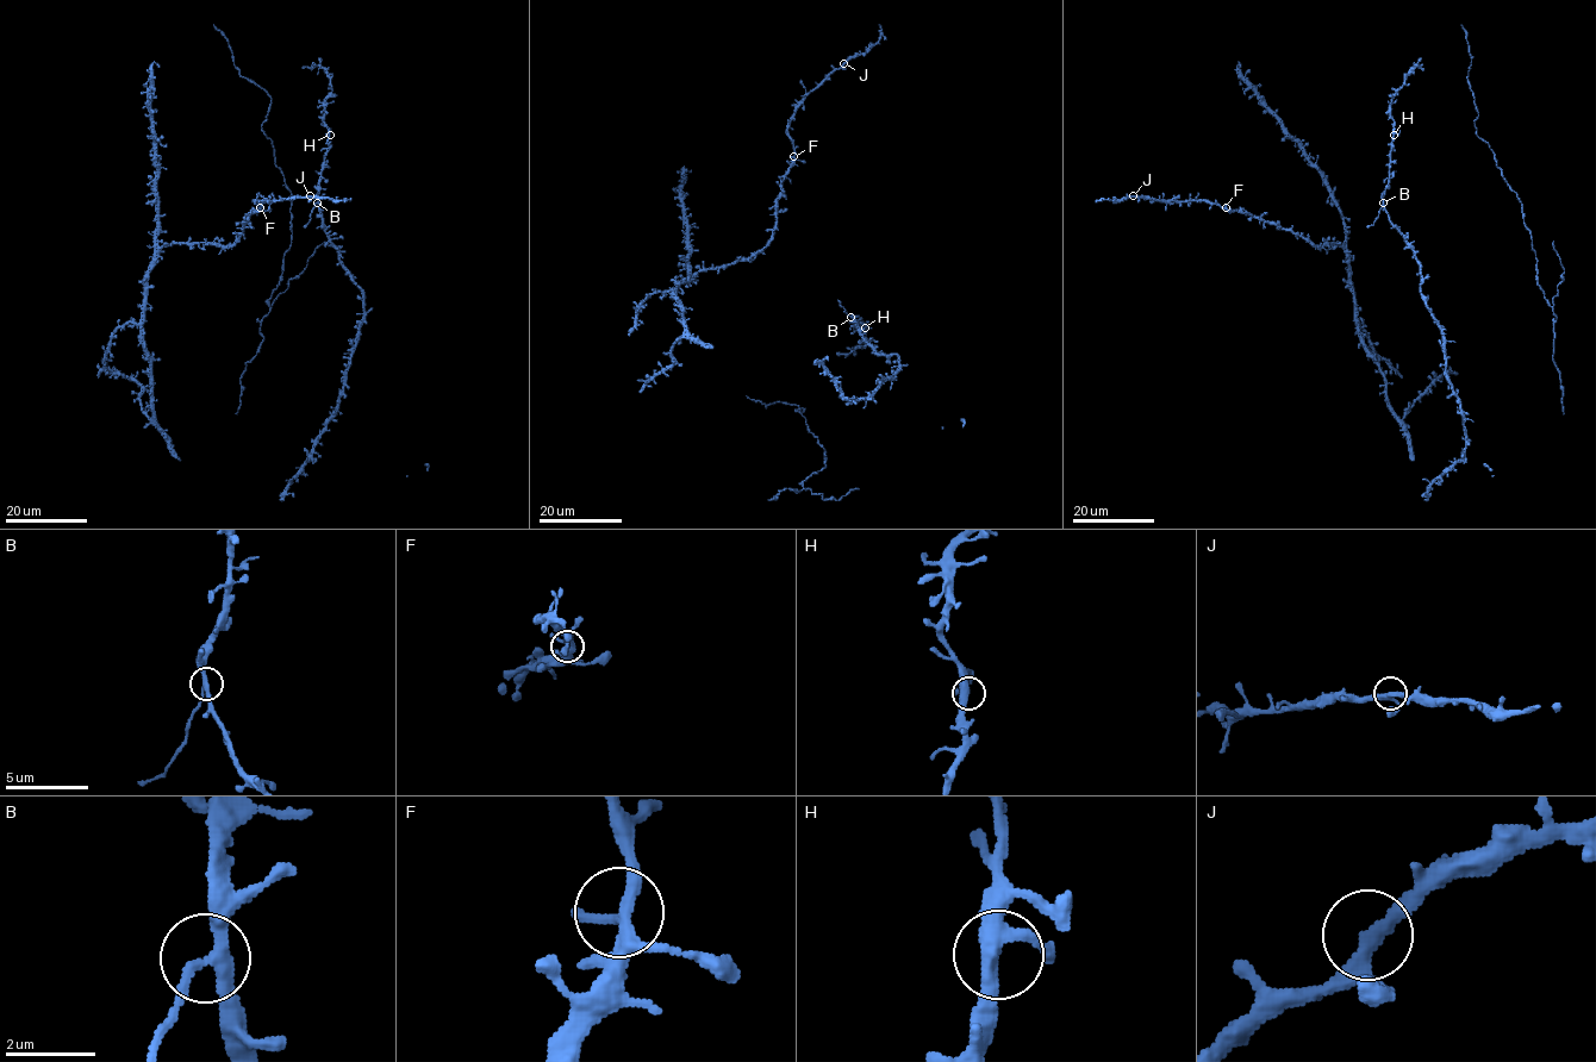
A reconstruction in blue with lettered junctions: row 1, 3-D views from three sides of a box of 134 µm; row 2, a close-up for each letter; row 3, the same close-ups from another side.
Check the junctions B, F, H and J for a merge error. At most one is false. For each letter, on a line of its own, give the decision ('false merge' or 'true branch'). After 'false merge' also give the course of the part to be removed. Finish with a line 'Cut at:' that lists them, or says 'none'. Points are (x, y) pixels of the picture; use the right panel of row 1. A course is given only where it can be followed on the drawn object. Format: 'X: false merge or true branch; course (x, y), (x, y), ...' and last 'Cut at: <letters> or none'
B: false merge; course (1384, 201), (1378, 217), (1366, 226)
F: true branch
H: true branch
J: true branch
Cut at: B

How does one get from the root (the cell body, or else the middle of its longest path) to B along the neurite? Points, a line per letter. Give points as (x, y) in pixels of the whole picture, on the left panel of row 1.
B: (328, 135), (329, 150), (317, 201)

